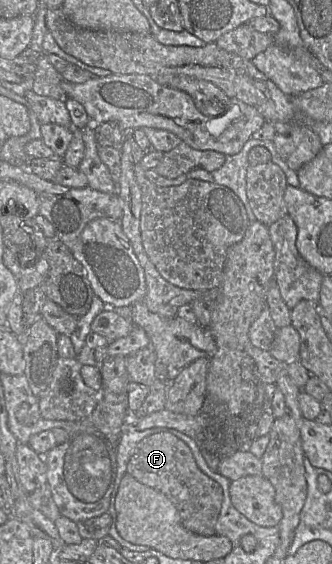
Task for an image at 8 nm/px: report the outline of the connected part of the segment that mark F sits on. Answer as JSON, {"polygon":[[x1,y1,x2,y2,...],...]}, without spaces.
{"polygon":[[168,432,152,434,135,447,126,473,140,483,164,493,175,505,183,526,201,536,216,534,216,523,223,503,222,487,198,467,190,447]]}

